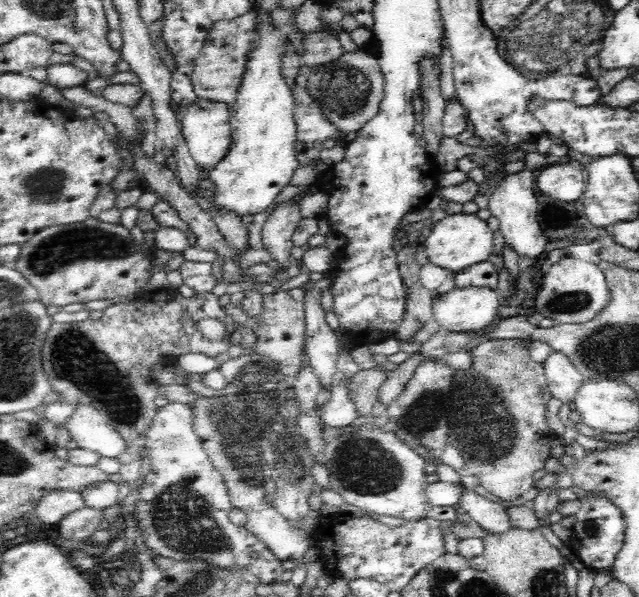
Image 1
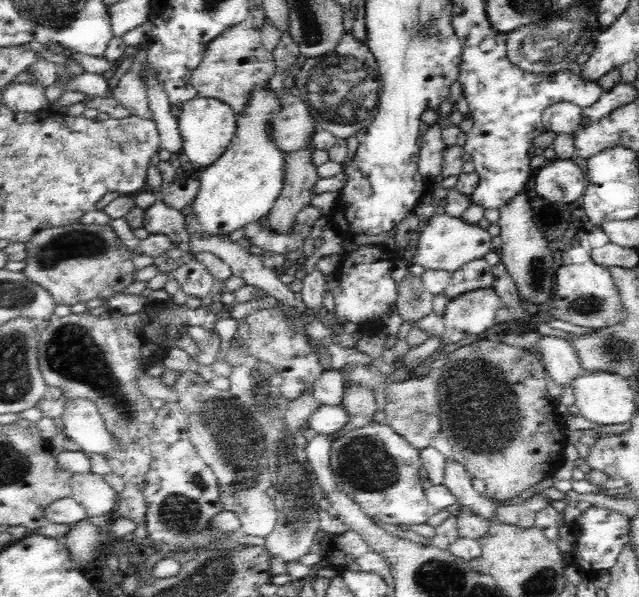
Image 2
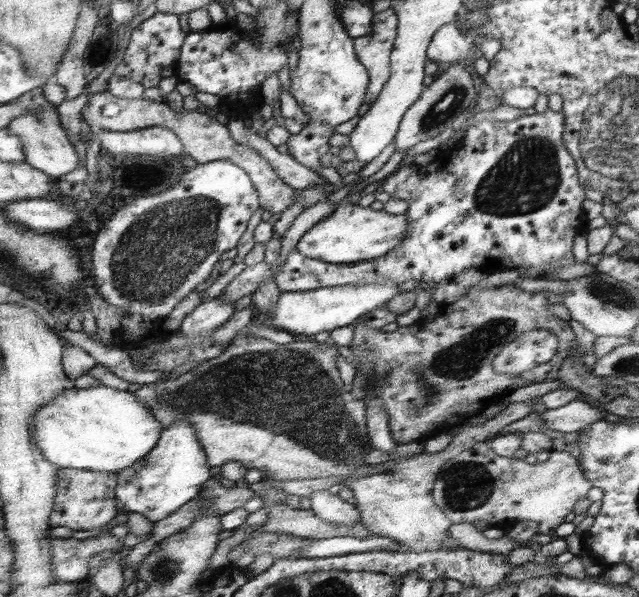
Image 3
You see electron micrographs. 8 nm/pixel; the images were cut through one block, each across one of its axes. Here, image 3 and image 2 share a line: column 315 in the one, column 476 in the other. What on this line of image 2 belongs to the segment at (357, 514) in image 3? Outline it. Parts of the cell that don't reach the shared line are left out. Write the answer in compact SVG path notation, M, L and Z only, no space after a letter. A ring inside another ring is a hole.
M447 459L443 485L456 497L457 503L484 519L490 519L492 523L500 523L495 519L495 508L500 506L500 502L494 503L492 499L478 493L470 483L472 478L464 465L455 459Z

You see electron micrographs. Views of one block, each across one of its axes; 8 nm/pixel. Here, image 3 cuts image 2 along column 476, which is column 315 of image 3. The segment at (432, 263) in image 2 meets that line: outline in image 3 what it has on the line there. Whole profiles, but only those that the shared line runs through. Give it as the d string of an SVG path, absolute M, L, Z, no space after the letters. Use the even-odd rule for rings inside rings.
M345 198L338 208L316 223L305 232L296 244L295 249L315 259L322 259L332 264L354 264L355 262L371 261L384 257L397 248L409 234L409 222L406 214L394 216L384 210L372 210L354 205Z

